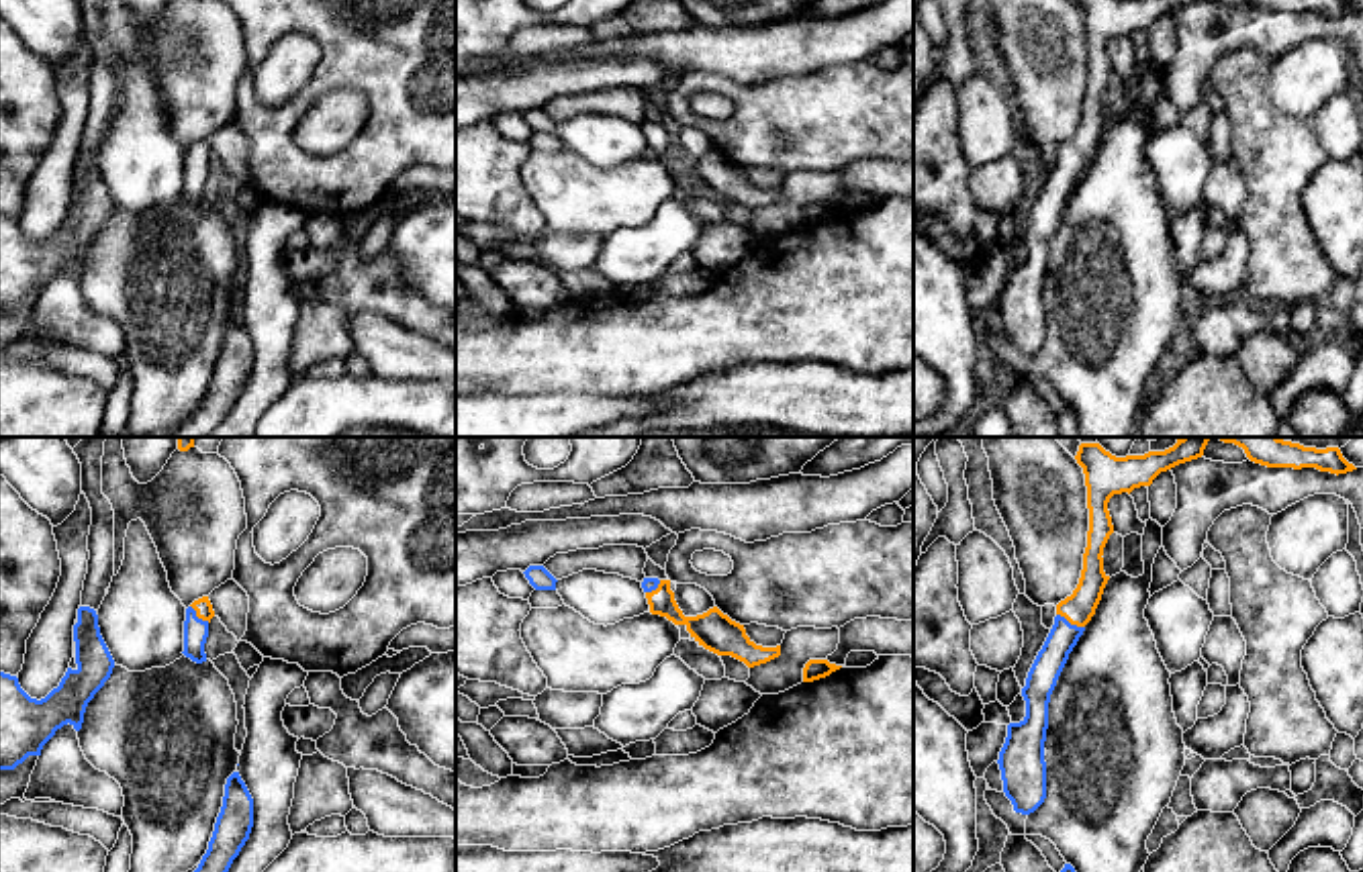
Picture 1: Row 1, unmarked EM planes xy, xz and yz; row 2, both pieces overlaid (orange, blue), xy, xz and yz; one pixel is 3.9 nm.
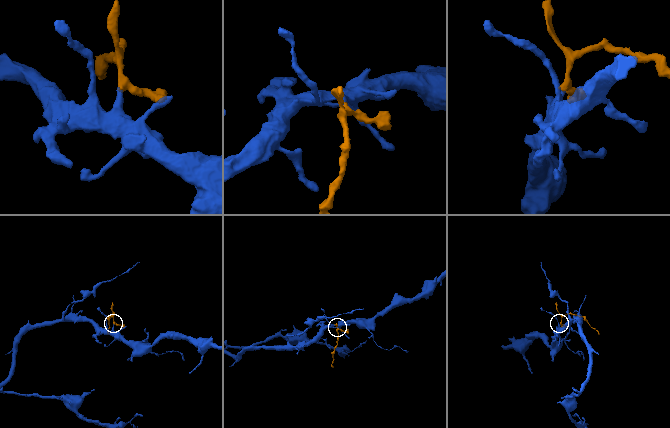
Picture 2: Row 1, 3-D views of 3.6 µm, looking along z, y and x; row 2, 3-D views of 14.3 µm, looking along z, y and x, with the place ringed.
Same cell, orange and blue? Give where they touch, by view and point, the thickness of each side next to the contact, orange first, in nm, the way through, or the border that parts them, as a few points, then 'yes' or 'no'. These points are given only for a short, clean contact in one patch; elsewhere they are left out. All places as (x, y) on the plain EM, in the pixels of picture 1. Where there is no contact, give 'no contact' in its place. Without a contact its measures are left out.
contact yz (1071, 166); calibres 120 and 120 nm; way yz (1079, 150), (1071, 166), (1043, 219); yes

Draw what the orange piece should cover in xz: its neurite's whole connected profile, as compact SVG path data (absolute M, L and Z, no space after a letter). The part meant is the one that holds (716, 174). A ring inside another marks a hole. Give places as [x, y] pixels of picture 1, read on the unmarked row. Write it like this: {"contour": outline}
{"contour": "M644 120L642 131L652 157L666 159L674 167L685 167L699 188L717 198L732 198L748 210L766 206L781 198L781 188L756 188L746 178L744 167L732 163L717 149L697 159L685 159L674 143L674 135L670 133L670 123Z"}

